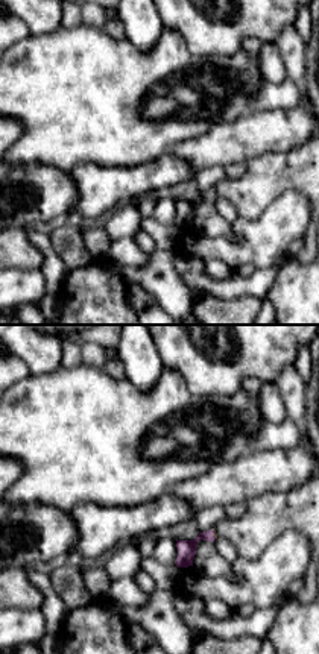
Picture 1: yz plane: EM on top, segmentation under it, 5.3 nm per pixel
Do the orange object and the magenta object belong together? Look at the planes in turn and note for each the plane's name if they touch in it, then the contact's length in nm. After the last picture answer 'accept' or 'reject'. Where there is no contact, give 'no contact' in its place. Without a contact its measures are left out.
contact in yz; length 50 nm

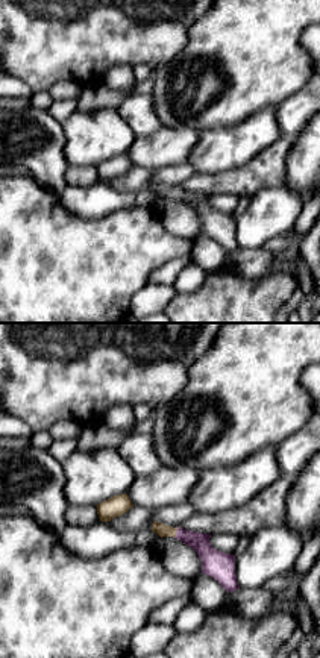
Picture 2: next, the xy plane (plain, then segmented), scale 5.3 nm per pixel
contact in xy; length 60 nm

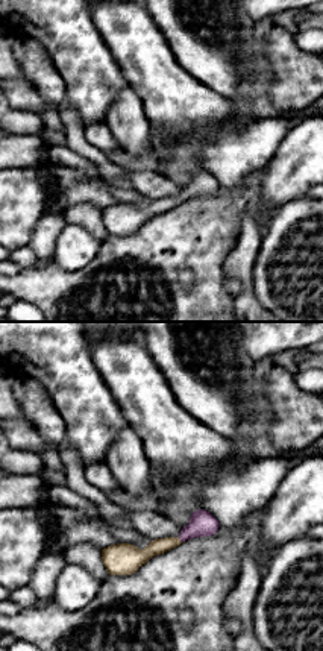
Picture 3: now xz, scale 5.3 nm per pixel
contact in xz; length 40 nm

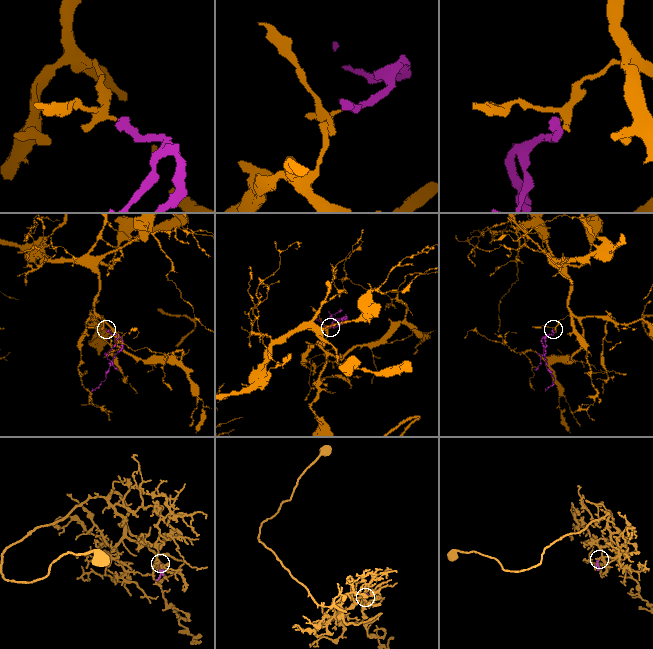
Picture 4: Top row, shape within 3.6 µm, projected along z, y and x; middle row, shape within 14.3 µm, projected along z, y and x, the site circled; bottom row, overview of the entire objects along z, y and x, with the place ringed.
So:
accept

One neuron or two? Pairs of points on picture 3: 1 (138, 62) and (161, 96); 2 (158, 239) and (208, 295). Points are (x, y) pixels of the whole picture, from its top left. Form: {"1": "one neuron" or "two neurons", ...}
{"1": "one neuron", "2": "one neuron"}

